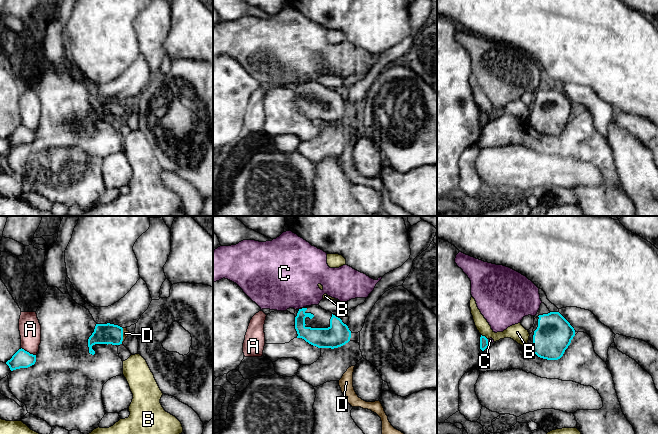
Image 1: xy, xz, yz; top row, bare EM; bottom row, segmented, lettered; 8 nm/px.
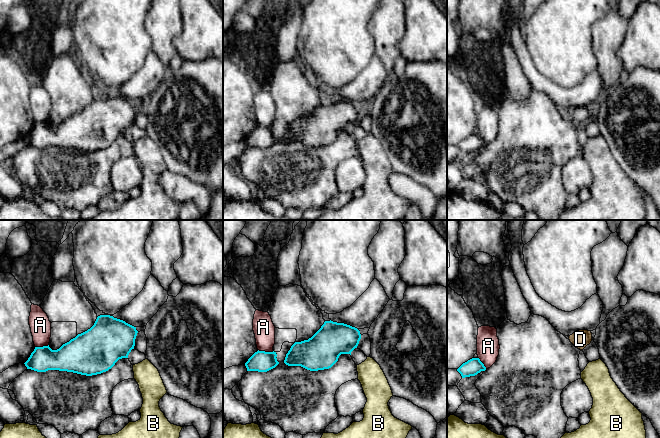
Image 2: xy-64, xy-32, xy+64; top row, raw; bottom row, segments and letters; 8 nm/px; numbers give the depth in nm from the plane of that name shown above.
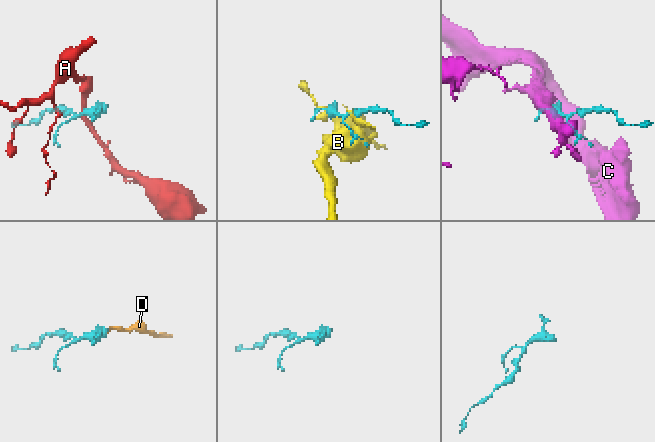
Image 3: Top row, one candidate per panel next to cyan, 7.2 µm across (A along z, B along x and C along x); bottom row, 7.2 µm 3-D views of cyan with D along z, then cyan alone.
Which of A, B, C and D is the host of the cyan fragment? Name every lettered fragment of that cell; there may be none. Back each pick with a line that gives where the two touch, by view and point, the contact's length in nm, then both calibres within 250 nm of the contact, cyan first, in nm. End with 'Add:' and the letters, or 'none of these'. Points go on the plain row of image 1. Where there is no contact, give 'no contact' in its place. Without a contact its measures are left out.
D: meets cyan in xy at (122, 111); contact 120 nm long; 160 nm thick on the cyan side, 50 nm on the other
Add: D

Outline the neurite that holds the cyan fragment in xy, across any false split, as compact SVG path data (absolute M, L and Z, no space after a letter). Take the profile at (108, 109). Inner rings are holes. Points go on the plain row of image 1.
M96 100L94 108L88 115L89 129L94 131L92 122L95 120L122 120L129 111L127 104L122 104L114 100Z

